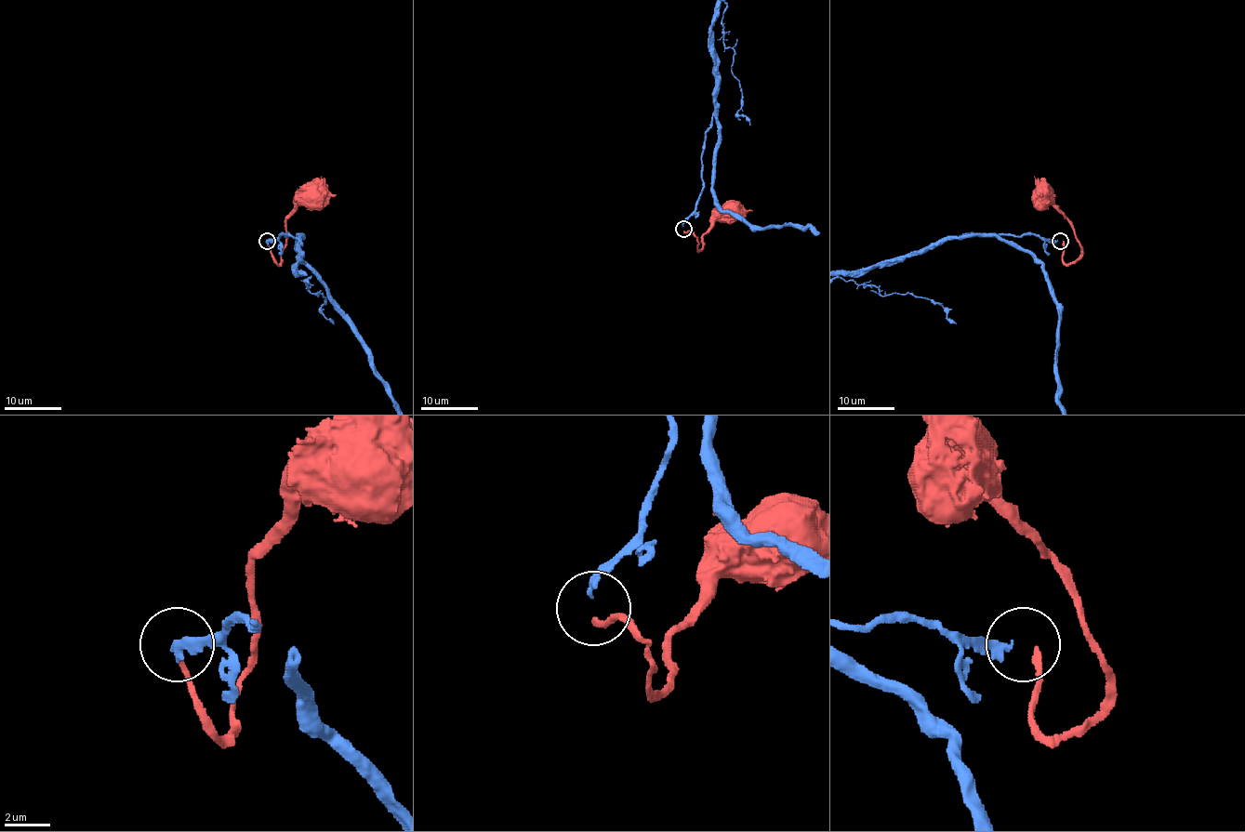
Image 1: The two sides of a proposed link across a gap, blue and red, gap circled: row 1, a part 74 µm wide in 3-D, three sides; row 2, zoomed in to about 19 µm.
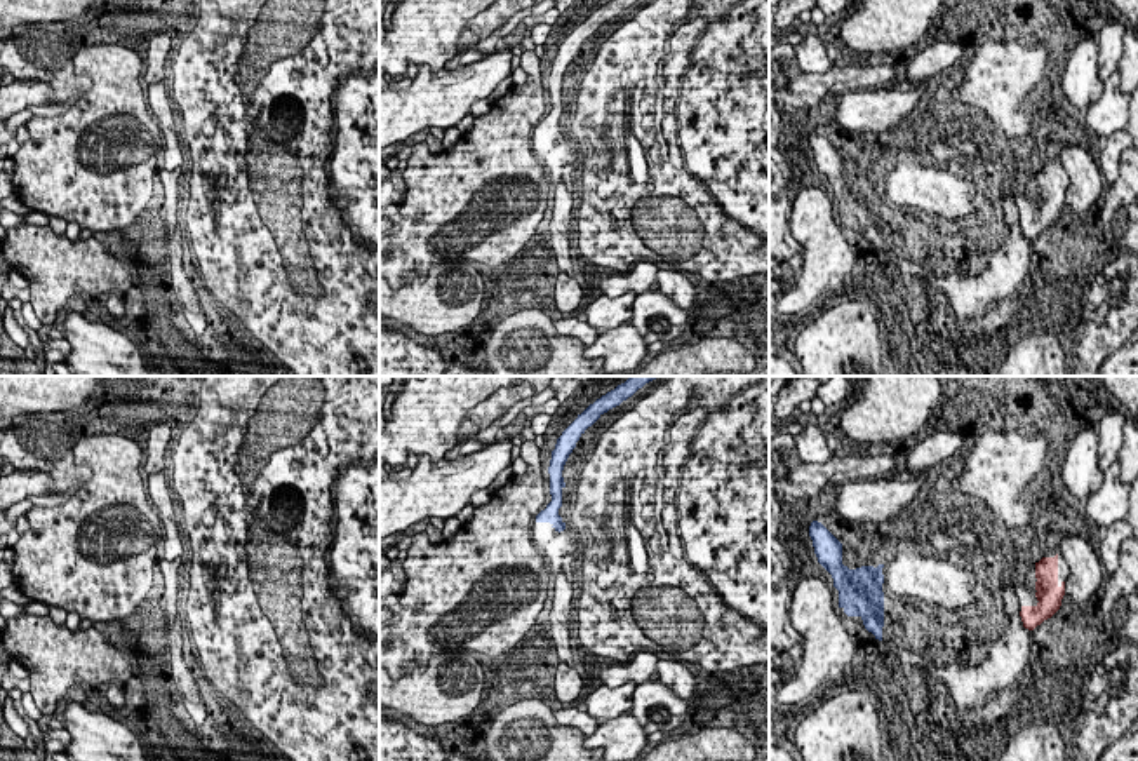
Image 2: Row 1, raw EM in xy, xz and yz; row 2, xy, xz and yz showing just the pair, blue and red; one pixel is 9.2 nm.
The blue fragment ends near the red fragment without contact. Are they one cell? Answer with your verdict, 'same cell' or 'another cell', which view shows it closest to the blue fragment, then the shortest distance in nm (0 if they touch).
another cell | yz | 1250 nm

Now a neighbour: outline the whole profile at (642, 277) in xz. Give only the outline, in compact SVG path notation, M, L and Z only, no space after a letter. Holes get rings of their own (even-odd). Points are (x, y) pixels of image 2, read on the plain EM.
M637 263L628 273L619 273L600 280L600 291L607 298L618 298L626 293L635 293L637 296L646 291L658 289L658 266L654 263Z

